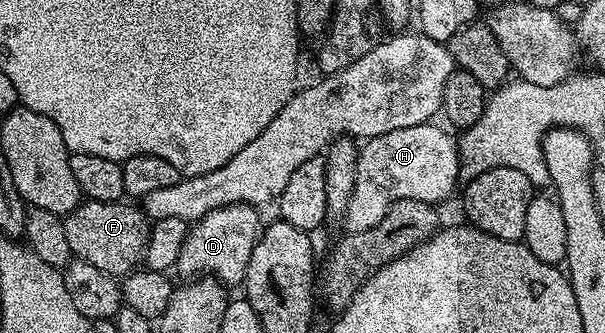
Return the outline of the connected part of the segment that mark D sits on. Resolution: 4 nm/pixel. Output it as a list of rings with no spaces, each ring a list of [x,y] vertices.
[[[234,203],[213,209],[190,224],[174,265],[174,270],[179,271],[180,280],[194,281],[200,277],[210,277],[224,285],[242,284],[247,278],[249,257],[261,234],[261,222],[255,211],[258,210],[250,203]]]

